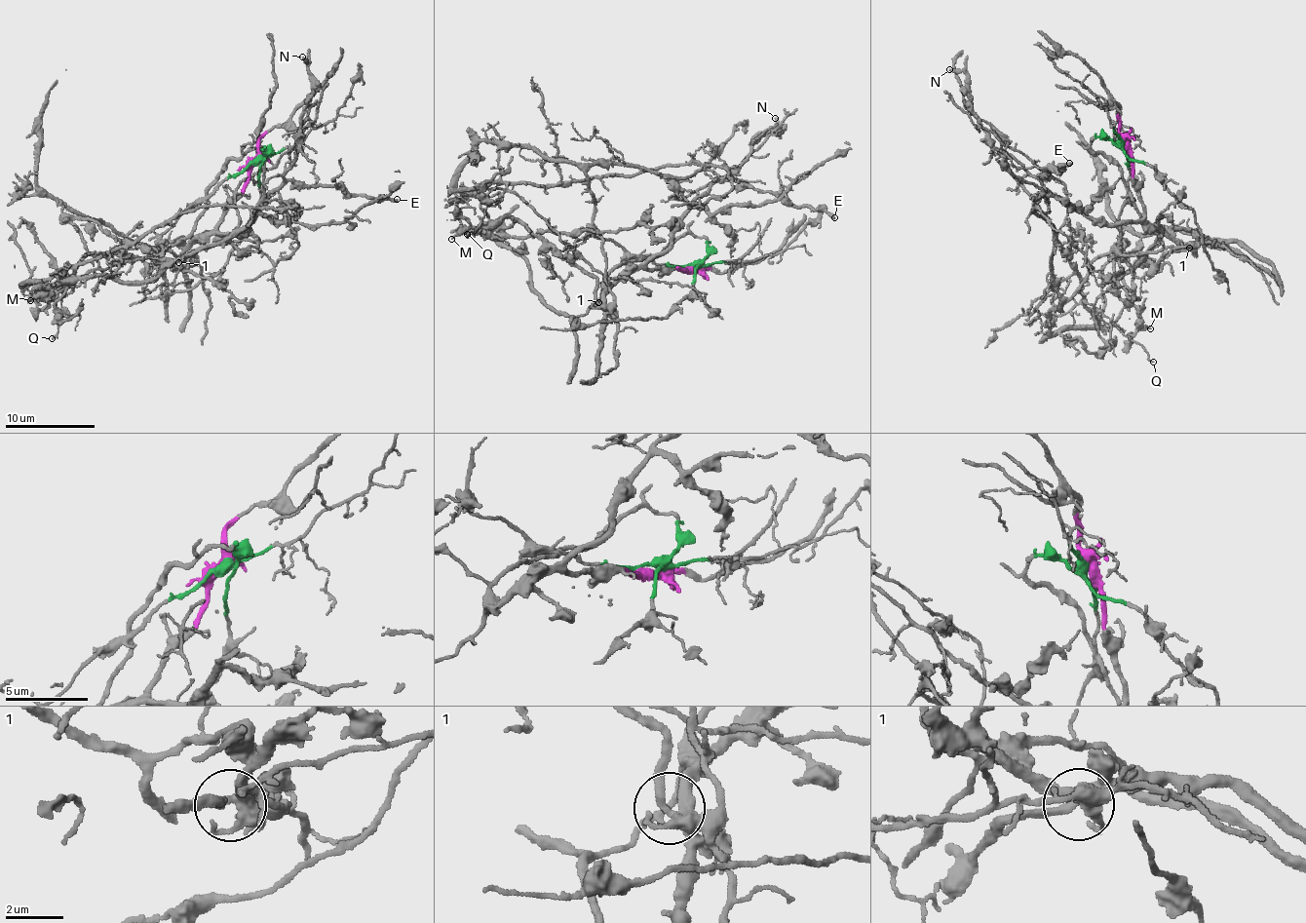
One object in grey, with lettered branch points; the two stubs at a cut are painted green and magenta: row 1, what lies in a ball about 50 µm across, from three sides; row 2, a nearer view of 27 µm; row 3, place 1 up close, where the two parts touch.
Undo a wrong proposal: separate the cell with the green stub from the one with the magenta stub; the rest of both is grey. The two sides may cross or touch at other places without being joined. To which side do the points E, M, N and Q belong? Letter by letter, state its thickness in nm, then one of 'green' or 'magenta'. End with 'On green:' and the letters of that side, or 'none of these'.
E: calibre 240 nm; magenta
M: calibre 200 nm; magenta
N: calibre 220 nm; magenta
Q: calibre 110 nm; magenta
On green: none of these

